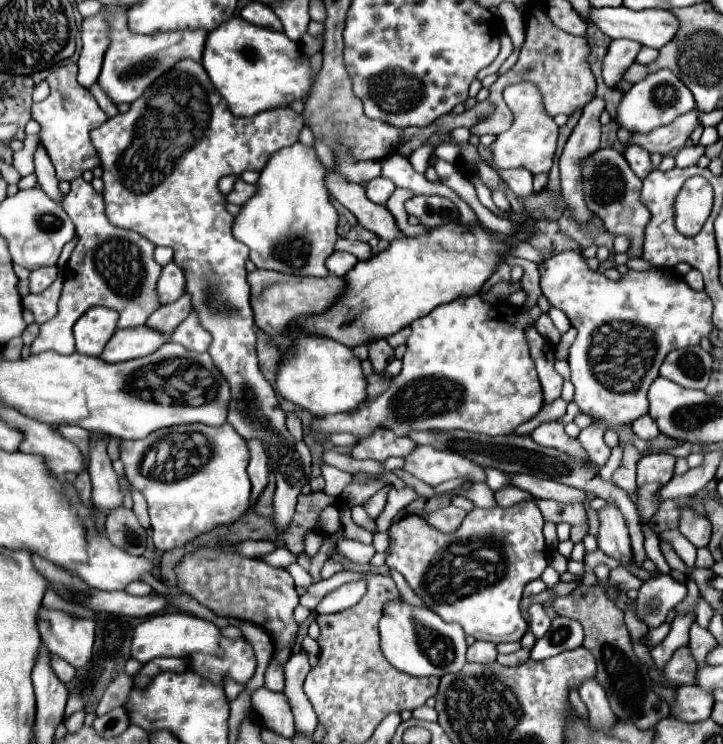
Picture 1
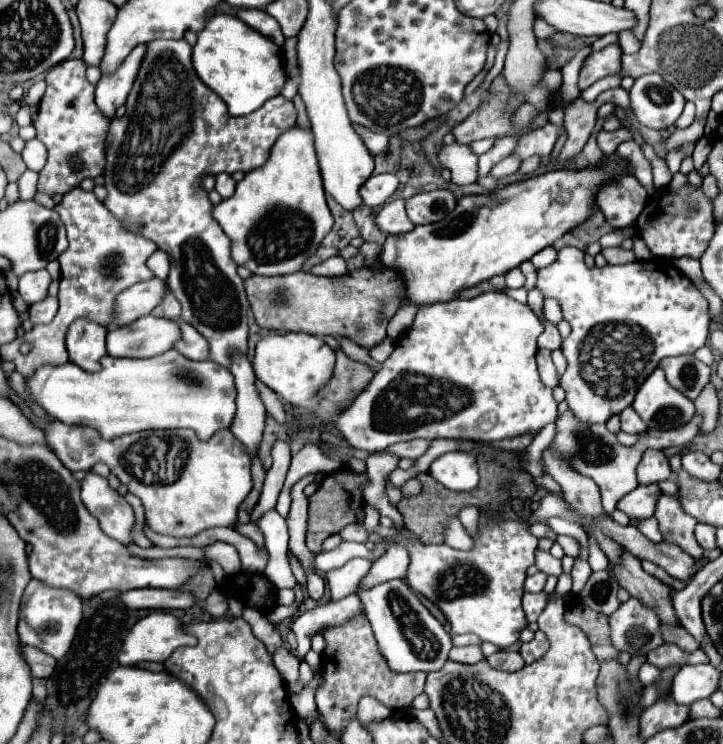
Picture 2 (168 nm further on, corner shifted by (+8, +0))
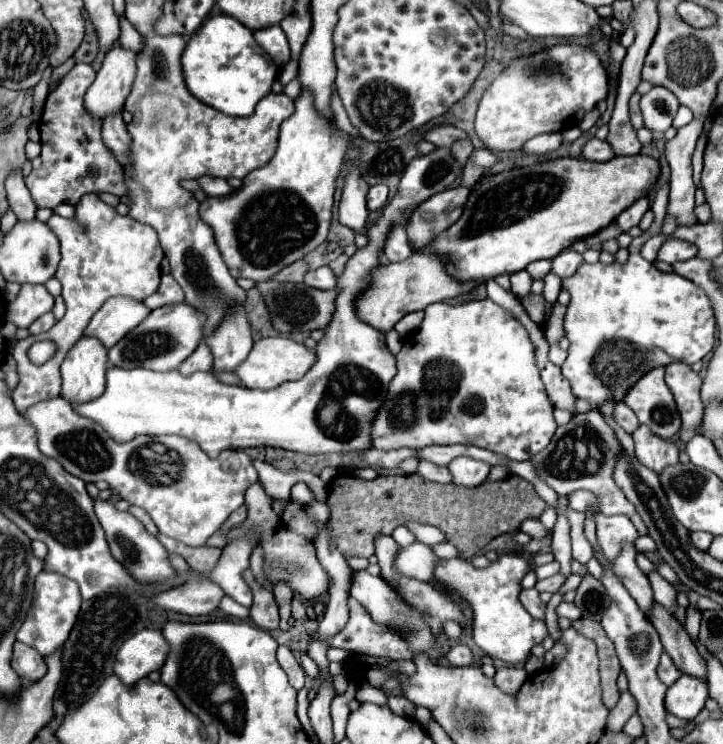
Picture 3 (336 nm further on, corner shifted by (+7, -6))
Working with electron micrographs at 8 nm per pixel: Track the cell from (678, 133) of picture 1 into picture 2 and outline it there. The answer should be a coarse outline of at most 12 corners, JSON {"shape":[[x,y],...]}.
{"shape":[[624,127],[600,131],[598,147],[604,155],[614,155],[622,141],[632,139]]}

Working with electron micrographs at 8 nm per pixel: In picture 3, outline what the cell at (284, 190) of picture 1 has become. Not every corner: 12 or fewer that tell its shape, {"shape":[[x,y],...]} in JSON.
{"shape":[[307,91],[273,161],[209,197],[235,279],[269,281],[327,239],[349,135]]}

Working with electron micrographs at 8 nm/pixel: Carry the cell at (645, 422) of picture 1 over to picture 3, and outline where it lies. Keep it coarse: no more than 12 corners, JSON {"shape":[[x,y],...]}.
{"shape":[[625,403],[615,405],[615,421],[629,435],[639,427],[635,413]]}

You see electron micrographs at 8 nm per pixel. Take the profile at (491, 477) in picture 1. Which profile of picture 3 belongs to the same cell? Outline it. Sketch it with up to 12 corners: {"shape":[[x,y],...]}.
{"shape":[[575,491],[569,495],[569,507],[583,511],[597,501],[593,493]]}

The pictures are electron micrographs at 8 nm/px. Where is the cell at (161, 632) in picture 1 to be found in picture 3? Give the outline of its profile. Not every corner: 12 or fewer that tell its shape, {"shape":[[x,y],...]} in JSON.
{"shape":[[143,629],[121,645],[113,671],[133,685],[159,671],[169,643]]}

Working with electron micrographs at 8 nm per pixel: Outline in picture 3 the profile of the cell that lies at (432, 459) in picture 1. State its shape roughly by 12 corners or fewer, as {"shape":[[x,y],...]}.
{"shape":[[473,457],[447,465],[455,485],[471,489],[487,479],[491,465]]}

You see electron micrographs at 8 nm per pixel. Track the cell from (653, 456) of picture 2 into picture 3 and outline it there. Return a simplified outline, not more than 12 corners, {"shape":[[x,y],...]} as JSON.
{"shape":[[647,427],[633,433],[637,459],[657,475],[679,463],[675,443]]}

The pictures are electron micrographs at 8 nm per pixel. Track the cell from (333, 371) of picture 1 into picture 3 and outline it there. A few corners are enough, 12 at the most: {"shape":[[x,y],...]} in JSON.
{"shape":[[287,337],[253,345],[235,373],[249,389],[301,379],[315,351]]}

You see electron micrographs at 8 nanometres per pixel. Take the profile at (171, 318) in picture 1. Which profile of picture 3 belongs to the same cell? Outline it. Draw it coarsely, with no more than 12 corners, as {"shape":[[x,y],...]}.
{"shape":[[171,275],[143,303],[149,309],[183,303],[183,291]]}

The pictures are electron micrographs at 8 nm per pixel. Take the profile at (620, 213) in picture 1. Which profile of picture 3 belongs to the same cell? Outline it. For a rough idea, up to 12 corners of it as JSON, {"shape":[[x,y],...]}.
{"shape":[[639,197],[615,217],[621,231],[629,231],[649,209],[649,199]]}

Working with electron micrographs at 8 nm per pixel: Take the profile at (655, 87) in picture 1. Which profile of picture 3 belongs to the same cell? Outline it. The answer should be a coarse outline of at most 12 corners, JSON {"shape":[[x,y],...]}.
{"shape":[[669,89],[641,95],[645,127],[665,133],[679,101]]}

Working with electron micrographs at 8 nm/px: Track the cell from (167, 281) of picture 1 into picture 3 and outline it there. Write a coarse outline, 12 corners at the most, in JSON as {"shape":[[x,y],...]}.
{"shape":[[111,297],[85,335],[111,349],[151,309],[133,297]]}

